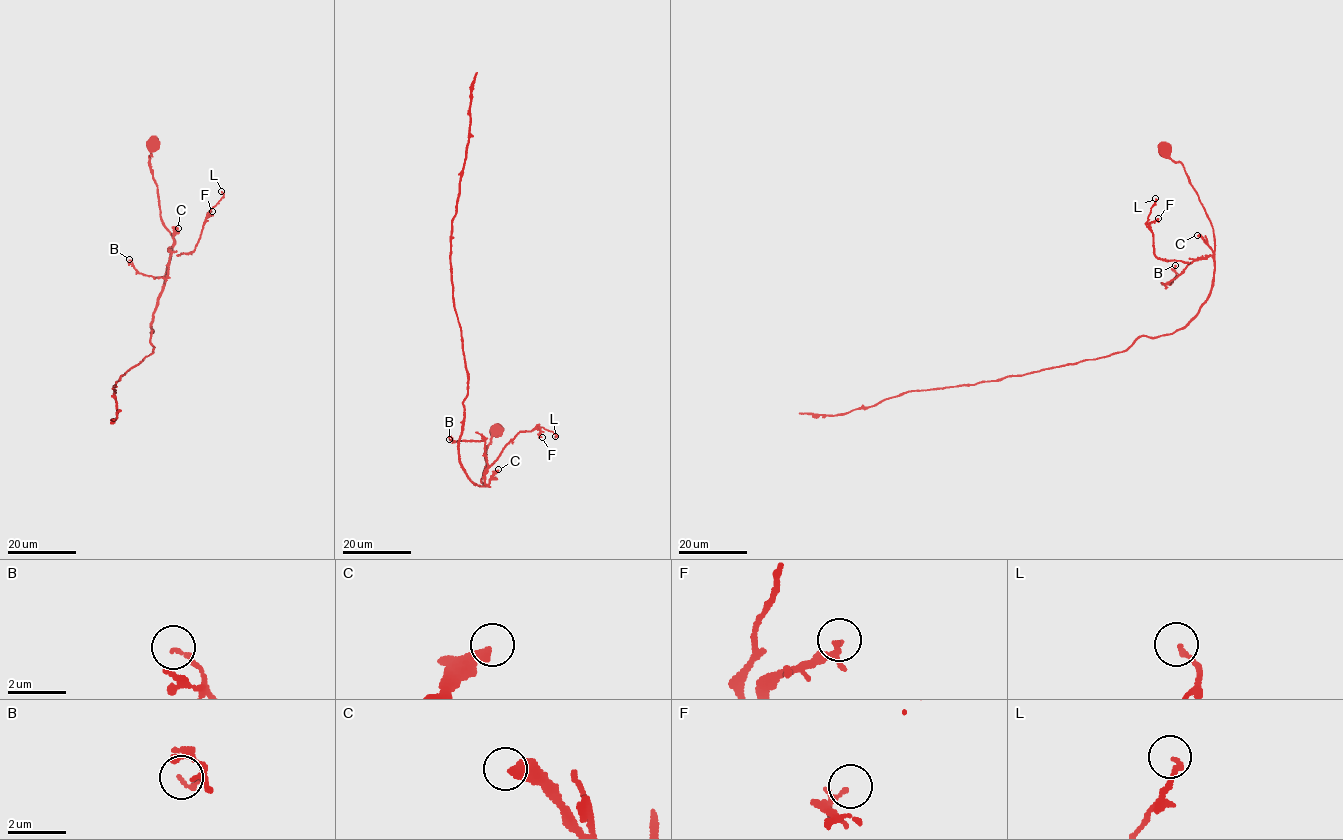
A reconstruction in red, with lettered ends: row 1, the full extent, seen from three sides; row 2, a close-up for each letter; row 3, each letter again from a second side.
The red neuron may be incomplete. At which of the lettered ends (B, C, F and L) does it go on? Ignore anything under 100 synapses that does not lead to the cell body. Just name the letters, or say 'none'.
none

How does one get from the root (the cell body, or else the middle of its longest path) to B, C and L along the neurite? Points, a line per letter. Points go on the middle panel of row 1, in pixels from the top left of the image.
B: (497, 430), (485, 453), (480, 480), (489, 486), (484, 481), (484, 441), (449, 439)
C: (497, 430), (485, 453), (482, 483), (489, 486), (490, 478), (498, 469)
L: (497, 430), (485, 453), (480, 480), (488, 486), (485, 472), (519, 432), (538, 425), (555, 436)

